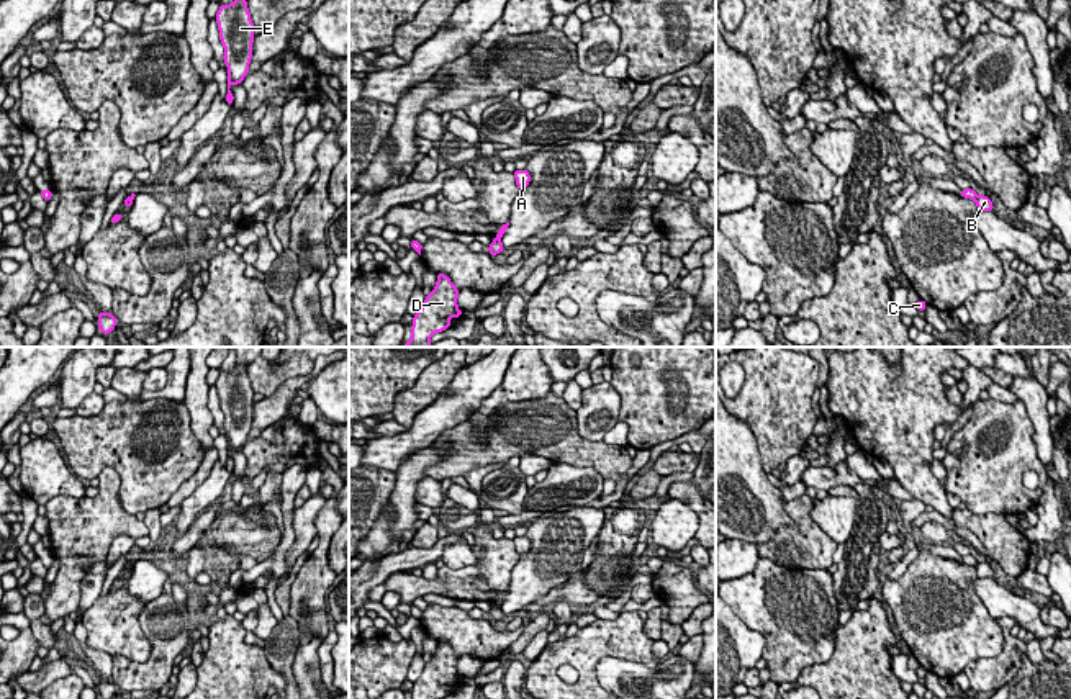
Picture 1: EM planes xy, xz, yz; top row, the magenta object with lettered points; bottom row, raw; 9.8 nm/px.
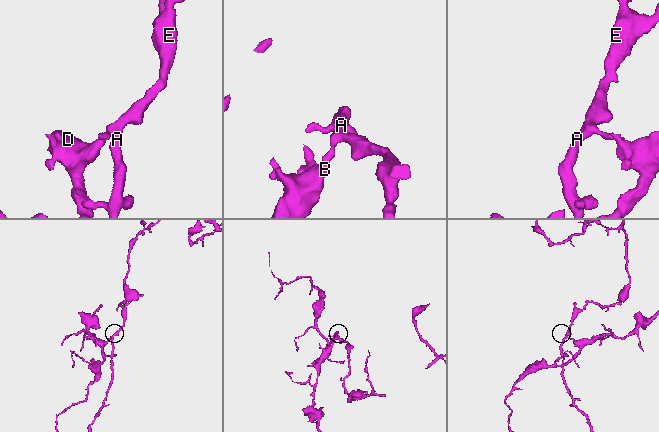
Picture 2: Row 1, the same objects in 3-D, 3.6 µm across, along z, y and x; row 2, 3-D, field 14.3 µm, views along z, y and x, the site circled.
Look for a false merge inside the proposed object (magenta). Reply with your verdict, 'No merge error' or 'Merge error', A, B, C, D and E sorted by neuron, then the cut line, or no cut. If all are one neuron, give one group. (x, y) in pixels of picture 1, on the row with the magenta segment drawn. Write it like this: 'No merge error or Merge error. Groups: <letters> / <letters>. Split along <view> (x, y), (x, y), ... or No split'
Merge error. Groups: A C E / B D. Split along xz (495, 239), (500, 243)

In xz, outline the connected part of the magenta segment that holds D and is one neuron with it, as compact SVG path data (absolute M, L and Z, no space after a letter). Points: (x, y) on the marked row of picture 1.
M436 273L437 282L429 296L424 298L421 309L413 316L411 340L400 347L431 347L429 339L436 332L450 327L450 318L463 313L457 306L459 288L445 273Z

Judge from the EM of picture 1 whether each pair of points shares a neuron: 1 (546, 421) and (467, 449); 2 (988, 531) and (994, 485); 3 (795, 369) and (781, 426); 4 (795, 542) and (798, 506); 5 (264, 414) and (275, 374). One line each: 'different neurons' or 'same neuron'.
1: same neuron
2: different neurons
3: same neuron
4: same neuron
5: different neurons

